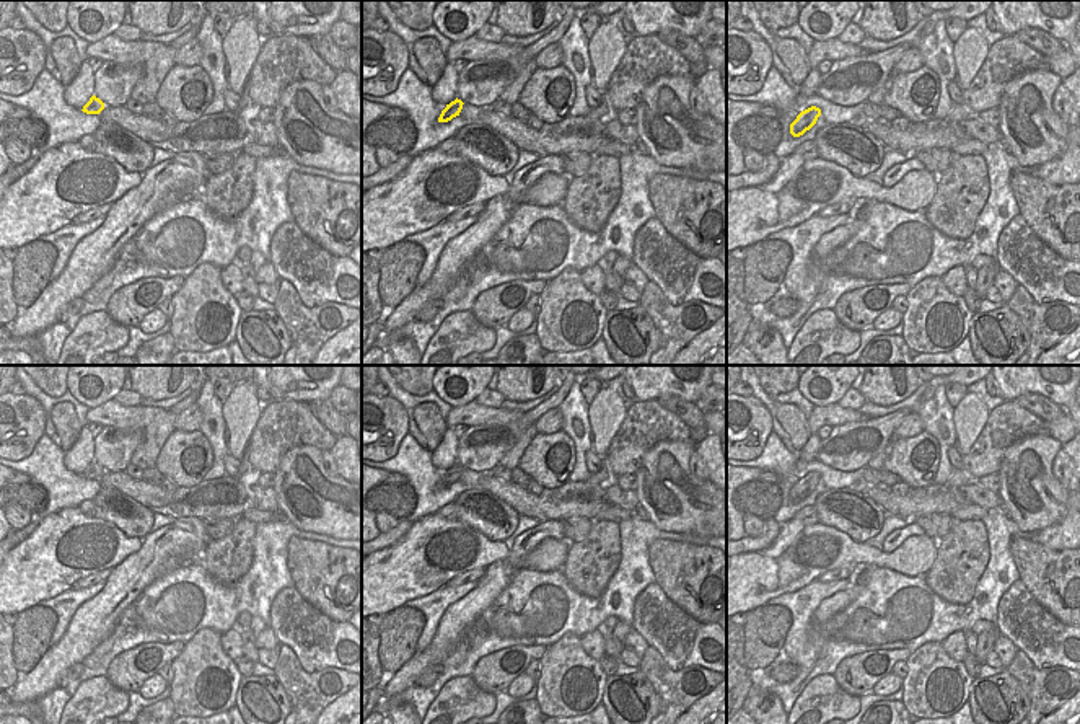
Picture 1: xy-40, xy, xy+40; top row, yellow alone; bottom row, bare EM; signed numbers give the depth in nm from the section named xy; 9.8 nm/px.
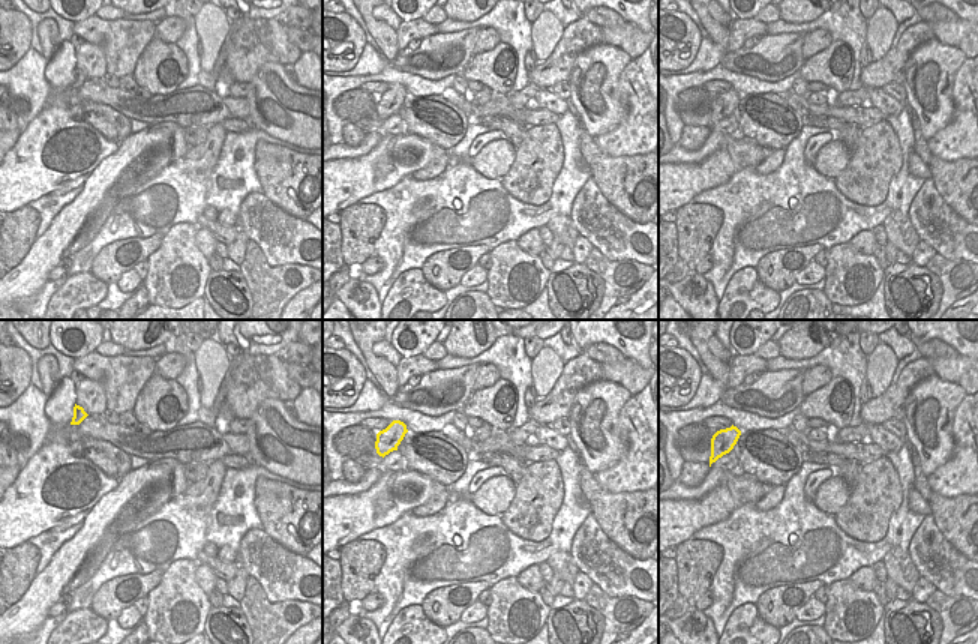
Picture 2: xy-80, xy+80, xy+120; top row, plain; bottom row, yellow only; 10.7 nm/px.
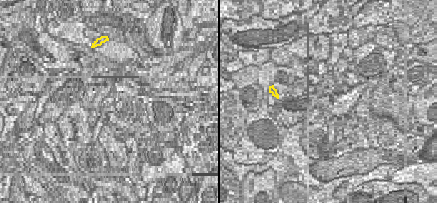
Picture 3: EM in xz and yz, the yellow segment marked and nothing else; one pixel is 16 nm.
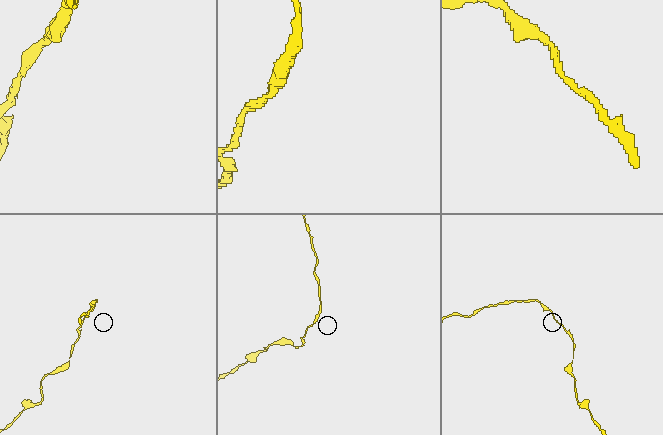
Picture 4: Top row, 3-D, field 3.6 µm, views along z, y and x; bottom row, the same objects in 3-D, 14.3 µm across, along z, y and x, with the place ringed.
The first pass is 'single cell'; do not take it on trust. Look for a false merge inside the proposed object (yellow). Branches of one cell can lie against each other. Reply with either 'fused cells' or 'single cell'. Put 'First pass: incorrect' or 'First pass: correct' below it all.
single cell
First pass: correct

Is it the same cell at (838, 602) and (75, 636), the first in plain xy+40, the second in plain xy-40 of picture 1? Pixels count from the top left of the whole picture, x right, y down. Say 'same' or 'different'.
same

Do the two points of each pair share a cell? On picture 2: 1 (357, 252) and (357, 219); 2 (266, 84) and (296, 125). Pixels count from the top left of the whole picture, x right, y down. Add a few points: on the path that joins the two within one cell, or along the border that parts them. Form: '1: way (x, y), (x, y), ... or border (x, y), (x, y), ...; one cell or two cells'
1: way (357, 245), (357, 227); one cell
2: way (272, 95), (288, 114); one cell

